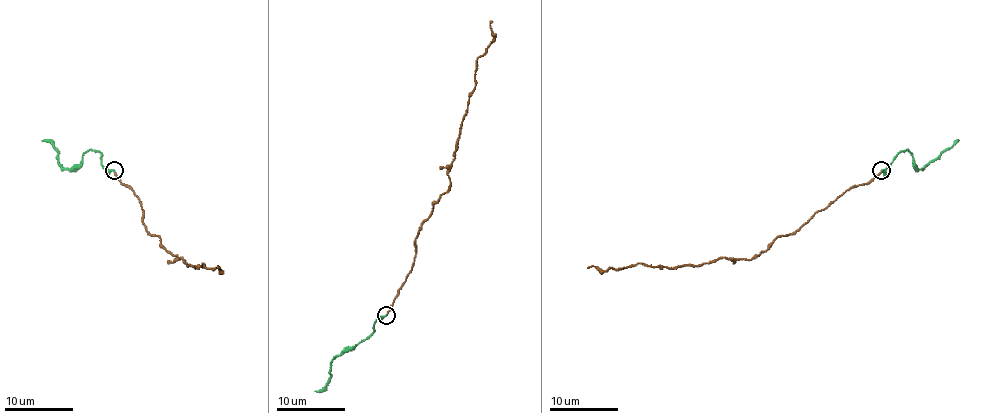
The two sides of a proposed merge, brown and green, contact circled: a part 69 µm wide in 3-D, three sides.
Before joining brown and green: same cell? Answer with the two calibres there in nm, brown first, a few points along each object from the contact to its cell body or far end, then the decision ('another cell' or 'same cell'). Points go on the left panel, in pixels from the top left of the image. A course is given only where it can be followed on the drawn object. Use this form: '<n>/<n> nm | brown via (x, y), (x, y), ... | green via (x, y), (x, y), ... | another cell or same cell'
170/320 nm | brown via (114, 171), (140, 200), (145, 229), (157, 236), (176, 259), (181, 257), (193, 267), (219, 271), (219, 267) | green via (114, 171), (102, 164), (95, 150), (66, 169), (57, 150), (41, 140) | same cell

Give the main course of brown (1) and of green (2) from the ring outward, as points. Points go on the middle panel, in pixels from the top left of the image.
1: (386, 314), (412, 268), (418, 230), (449, 188), (449, 164), (474, 87), (476, 61), (492, 40), (492, 21)
2: (386, 314), (374, 323), (374, 330), (367, 337), (331, 363), (329, 380), (314, 390)

